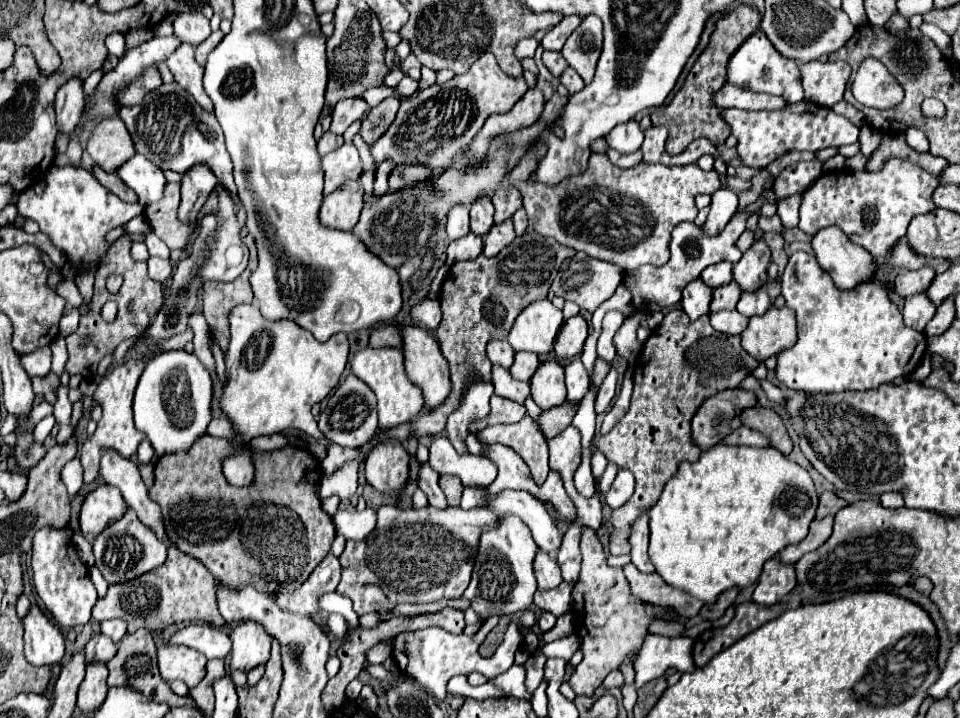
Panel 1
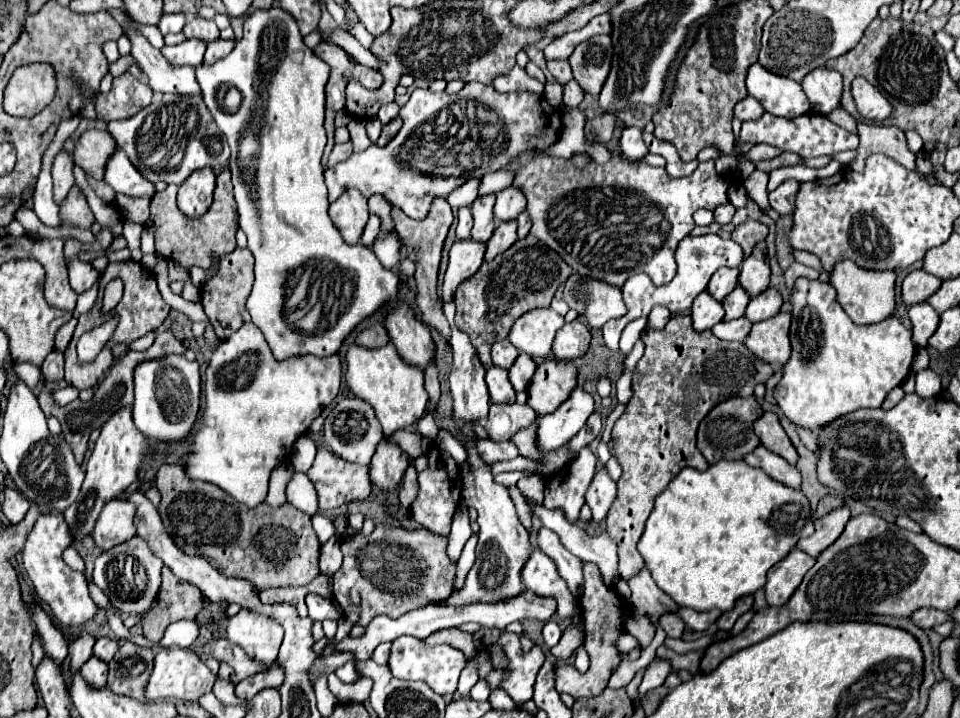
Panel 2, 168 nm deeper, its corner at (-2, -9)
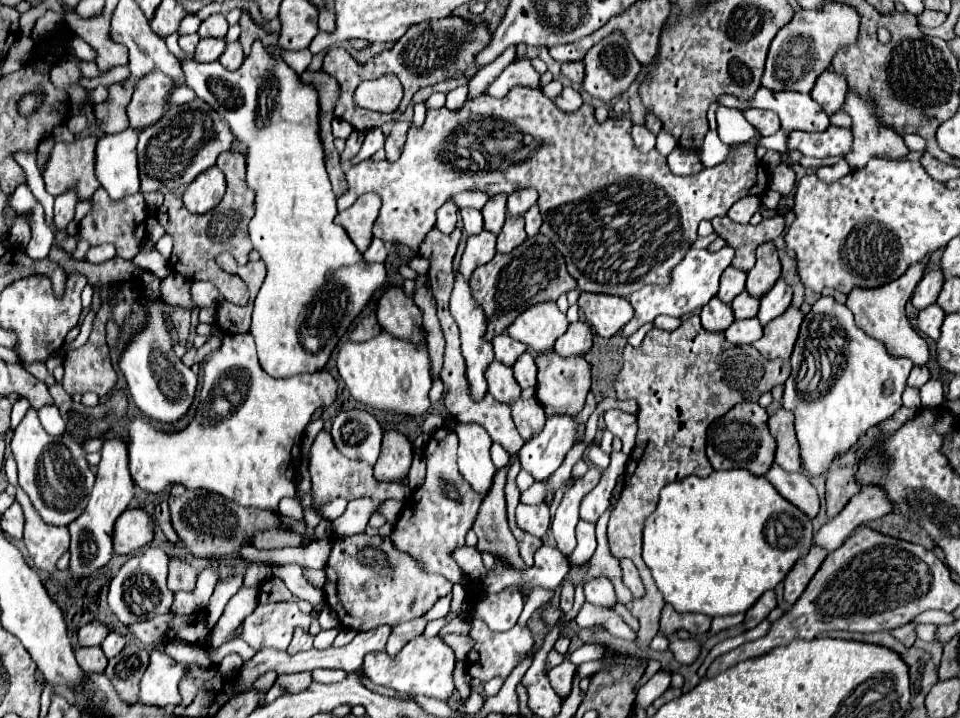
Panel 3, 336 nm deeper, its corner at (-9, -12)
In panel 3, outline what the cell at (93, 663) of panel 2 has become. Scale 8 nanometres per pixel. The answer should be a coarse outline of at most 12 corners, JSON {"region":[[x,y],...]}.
{"region":[[73,642],[79,666],[87,674],[103,674],[107,658],[99,646],[79,648]]}

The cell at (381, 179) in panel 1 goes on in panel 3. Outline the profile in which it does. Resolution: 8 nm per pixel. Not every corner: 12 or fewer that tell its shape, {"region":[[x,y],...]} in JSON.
{"region":[[379,238],[363,252],[367,262],[385,262],[387,248]]}

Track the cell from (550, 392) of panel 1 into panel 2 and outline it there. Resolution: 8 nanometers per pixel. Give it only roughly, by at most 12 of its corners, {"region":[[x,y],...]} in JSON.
{"region":[[546,359],[528,387],[528,405],[546,415],[576,389],[572,361]]}

